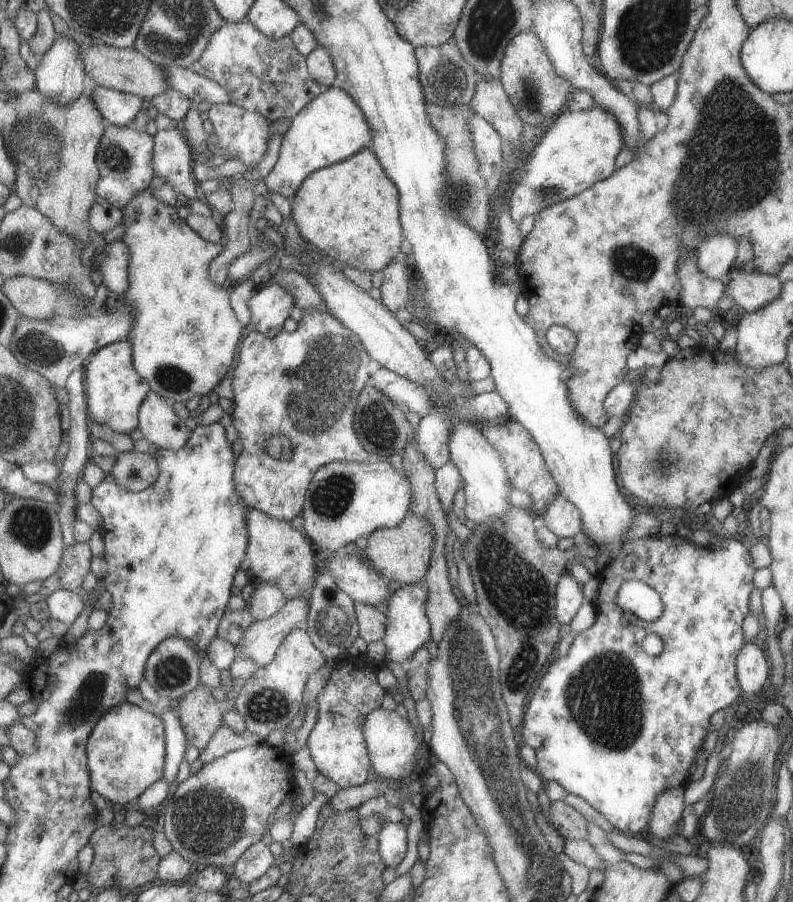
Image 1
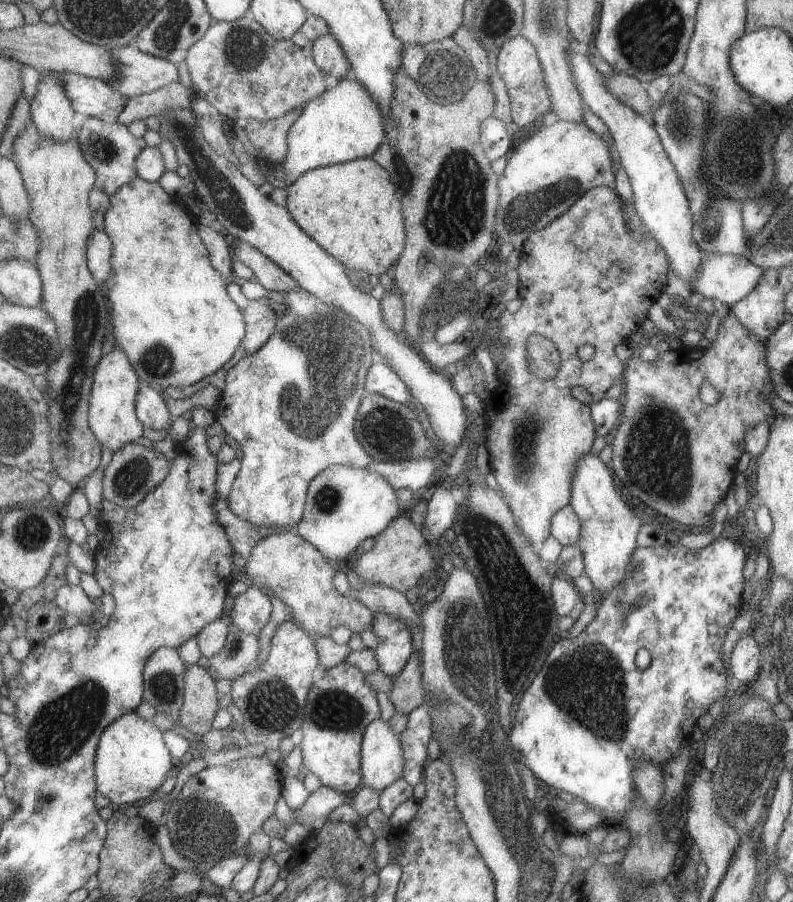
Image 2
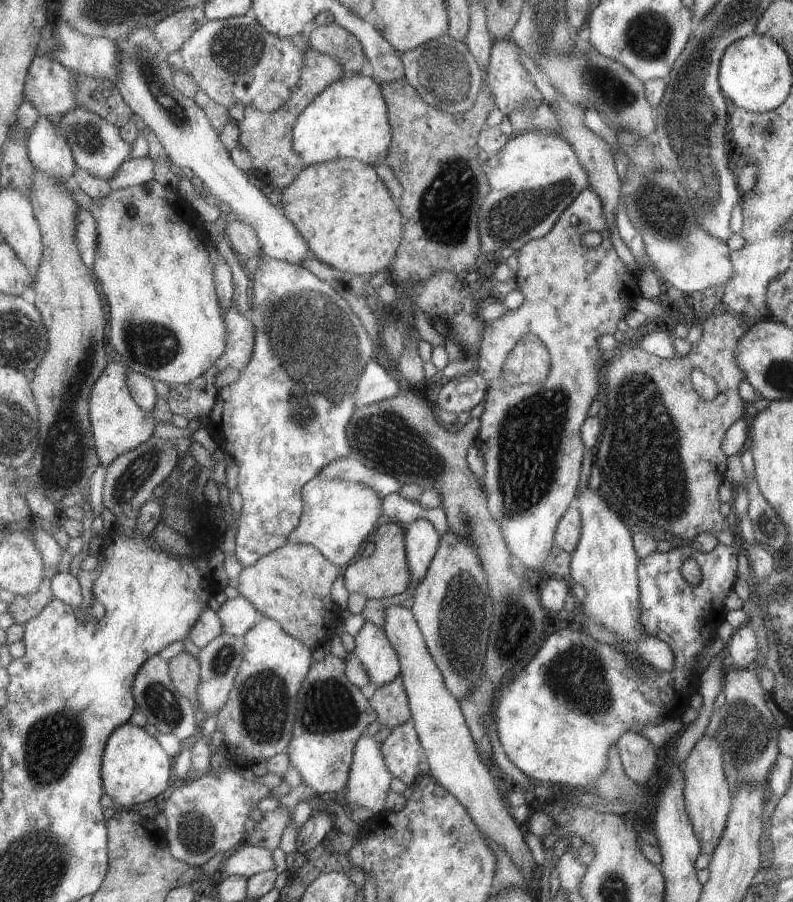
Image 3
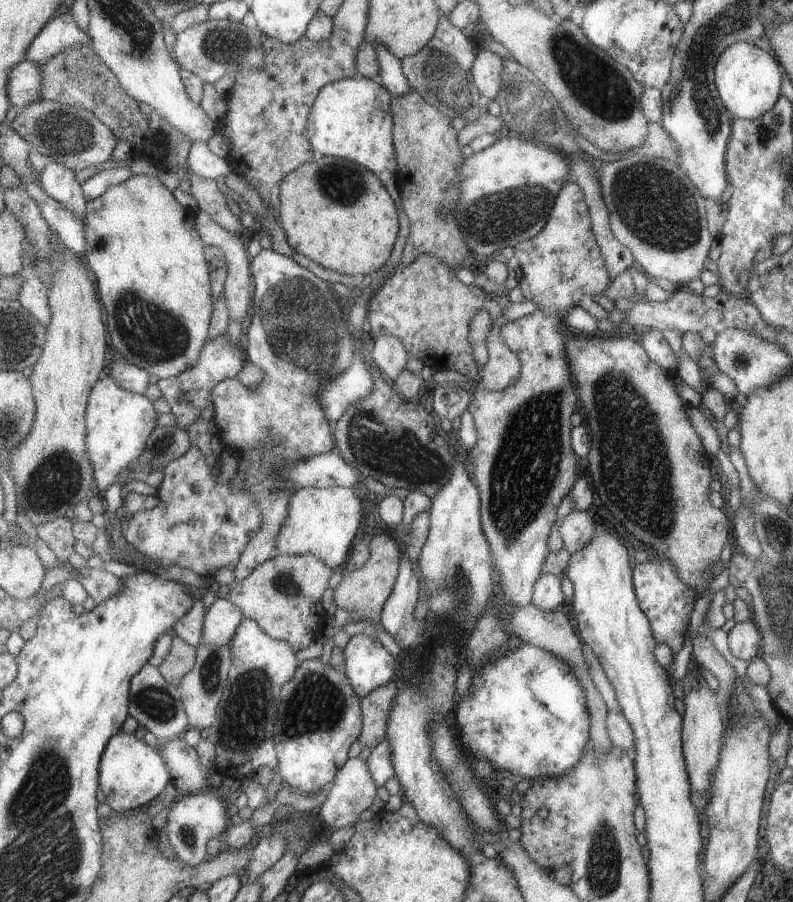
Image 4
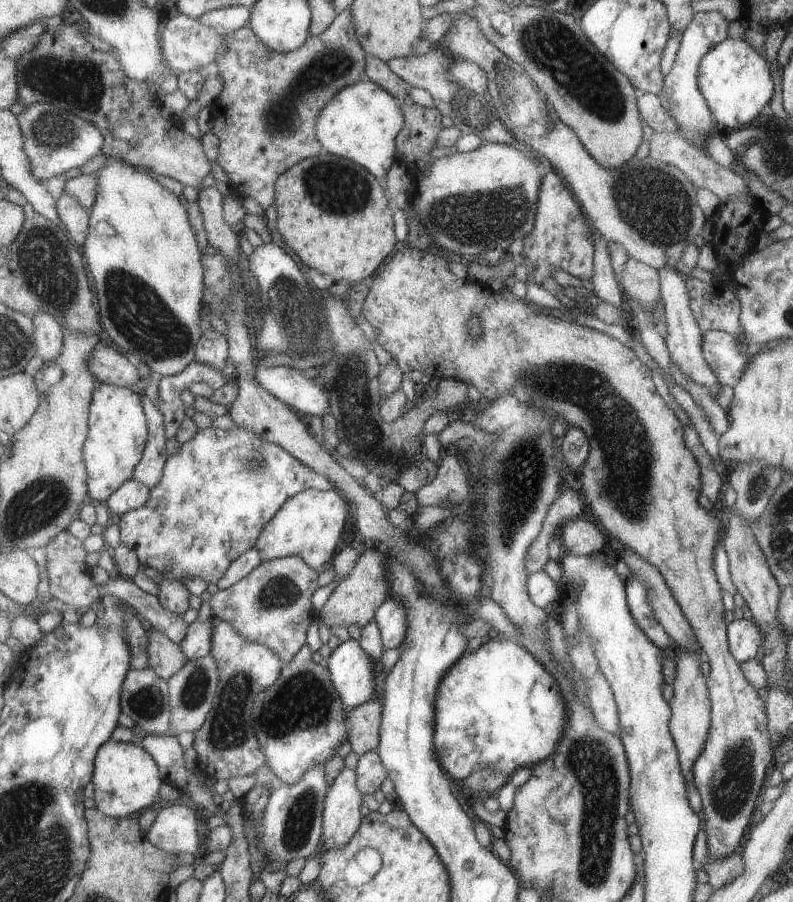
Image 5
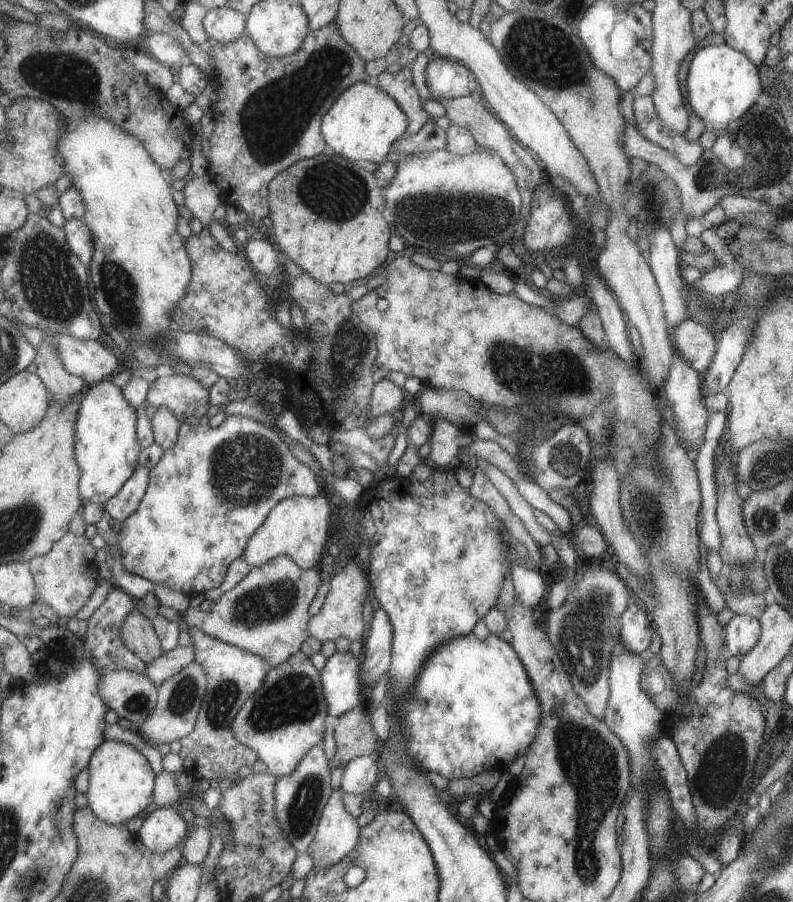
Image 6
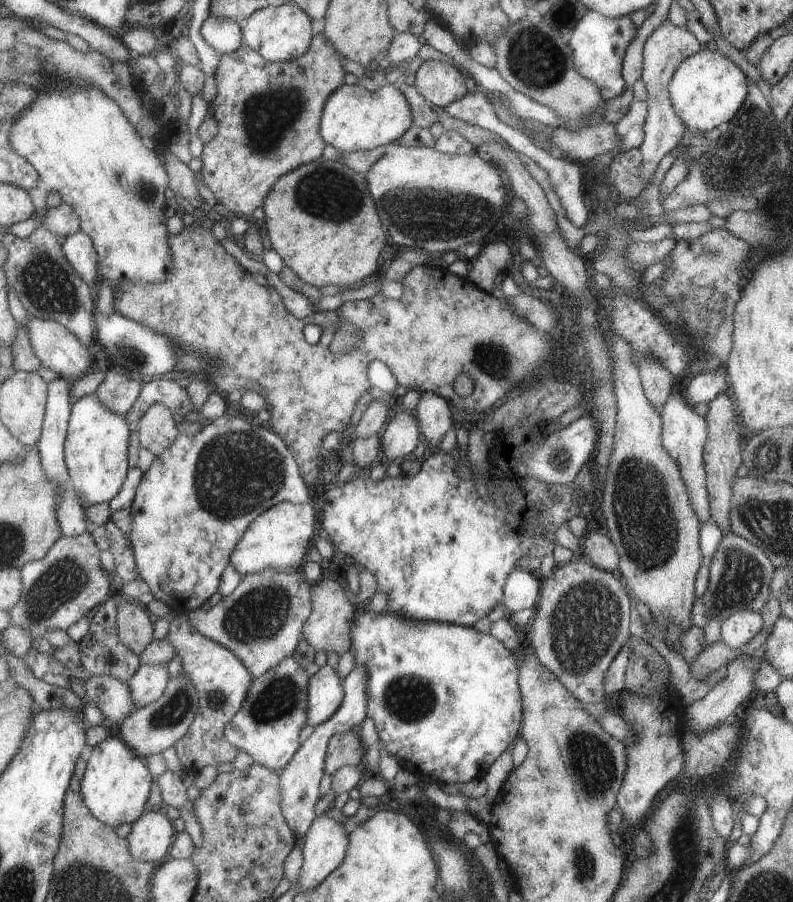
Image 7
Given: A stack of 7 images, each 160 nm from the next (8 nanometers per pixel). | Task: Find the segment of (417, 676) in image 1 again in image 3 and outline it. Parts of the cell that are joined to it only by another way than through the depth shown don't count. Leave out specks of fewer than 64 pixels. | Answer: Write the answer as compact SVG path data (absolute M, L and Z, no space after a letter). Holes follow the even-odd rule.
M397 675L387 684L378 686L368 700L369 706L376 714L376 720L381 727L395 728L405 722L410 722L410 710L405 694L401 675Z

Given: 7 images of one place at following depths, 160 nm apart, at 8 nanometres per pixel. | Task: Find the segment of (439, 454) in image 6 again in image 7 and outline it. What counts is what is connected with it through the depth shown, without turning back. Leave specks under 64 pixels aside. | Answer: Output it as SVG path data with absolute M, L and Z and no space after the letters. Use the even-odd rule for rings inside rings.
M423 392L419 396L413 414L421 436L433 451L439 450L443 436L453 428L455 422L449 410L449 404L437 394Z

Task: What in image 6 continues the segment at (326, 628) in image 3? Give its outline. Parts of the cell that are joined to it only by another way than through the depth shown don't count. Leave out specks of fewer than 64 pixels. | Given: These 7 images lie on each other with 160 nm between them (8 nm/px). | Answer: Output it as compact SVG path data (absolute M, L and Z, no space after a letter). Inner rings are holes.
M280 555L265 562L262 566L251 567L246 576L239 580L231 590L223 592L219 598L211 601L211 609L208 612L187 608L181 616L189 627L199 628L203 634L217 638L221 642L241 648L250 654L259 656L269 668L285 662L289 656L293 656L300 650L301 643L309 635L308 622L309 605L317 593L323 576L316 569L302 570L287 556Z

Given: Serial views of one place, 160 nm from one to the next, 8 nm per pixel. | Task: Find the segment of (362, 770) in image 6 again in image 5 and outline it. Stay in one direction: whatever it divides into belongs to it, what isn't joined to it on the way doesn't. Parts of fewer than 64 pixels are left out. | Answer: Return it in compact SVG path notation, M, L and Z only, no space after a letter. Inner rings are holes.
M376 750L361 754L354 770L355 784L357 784L357 790L361 792L361 795L373 795L387 777L387 772L383 768Z

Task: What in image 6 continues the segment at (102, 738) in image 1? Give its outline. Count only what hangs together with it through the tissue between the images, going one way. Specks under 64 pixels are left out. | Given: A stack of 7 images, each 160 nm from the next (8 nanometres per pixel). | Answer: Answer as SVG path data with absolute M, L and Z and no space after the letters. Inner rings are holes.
M103 740L93 752L89 764L87 788L88 808L93 815L106 824L126 823L151 804L153 800L154 776L147 760L129 744Z

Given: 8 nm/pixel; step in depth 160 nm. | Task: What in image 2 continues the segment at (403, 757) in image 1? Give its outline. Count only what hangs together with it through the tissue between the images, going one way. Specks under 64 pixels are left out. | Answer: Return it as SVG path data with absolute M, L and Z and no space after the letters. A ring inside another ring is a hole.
M372 720L362 732L360 744L360 784L375 790L378 794L393 781L402 776L402 750L398 735L390 730L390 722Z

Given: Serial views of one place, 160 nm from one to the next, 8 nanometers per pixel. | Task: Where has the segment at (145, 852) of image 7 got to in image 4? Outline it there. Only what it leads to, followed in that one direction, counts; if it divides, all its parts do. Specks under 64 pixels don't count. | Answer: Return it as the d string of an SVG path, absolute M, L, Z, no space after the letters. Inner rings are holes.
M214 787L211 790L205 789L191 795L175 798L166 816L164 827L168 842L179 861L194 867L208 858L205 853L205 843L211 837L221 839L227 824L229 824L226 806L230 801L232 801L232 797L230 799L221 797ZM221 798L224 799L223 802L221 802Z

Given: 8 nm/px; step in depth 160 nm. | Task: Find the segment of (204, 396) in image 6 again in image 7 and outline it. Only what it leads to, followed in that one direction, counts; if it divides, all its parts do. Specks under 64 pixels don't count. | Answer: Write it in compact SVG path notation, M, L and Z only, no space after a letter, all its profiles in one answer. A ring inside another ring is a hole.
M153 377L144 380L140 389L138 400L127 408L125 412L125 422L129 428L129 450L127 450L127 462L129 467L137 466L137 450L140 446L139 440L139 423L141 415L149 409L151 404L163 404L173 413L185 415L187 412L195 411L186 388L181 388L172 380L164 380L163 378Z

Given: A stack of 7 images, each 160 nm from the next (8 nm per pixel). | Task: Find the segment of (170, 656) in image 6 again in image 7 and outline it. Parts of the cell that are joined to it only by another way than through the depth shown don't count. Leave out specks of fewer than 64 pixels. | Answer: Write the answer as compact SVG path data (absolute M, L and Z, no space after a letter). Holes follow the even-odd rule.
M141 663L126 683L135 709L143 708L157 700L163 694L168 680L169 674L165 664Z

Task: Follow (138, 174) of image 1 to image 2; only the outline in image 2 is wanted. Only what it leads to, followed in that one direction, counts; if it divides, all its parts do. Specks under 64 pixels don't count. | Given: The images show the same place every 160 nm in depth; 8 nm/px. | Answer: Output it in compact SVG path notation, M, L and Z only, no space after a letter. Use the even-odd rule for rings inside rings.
M86 117L78 130L75 130L81 154L95 173L94 186L106 192L110 197L120 186L137 177L133 170L133 161L146 147L143 139L137 138L124 124L104 122L97 117Z

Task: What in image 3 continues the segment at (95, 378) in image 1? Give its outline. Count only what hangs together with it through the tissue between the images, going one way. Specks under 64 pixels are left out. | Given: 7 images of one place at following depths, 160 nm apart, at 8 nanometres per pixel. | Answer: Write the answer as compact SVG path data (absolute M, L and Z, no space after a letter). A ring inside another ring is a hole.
M121 363L108 364L93 383L88 398L90 427L98 463L105 467L124 452L145 442L156 425L153 415L142 409L132 398L125 384L127 370Z

